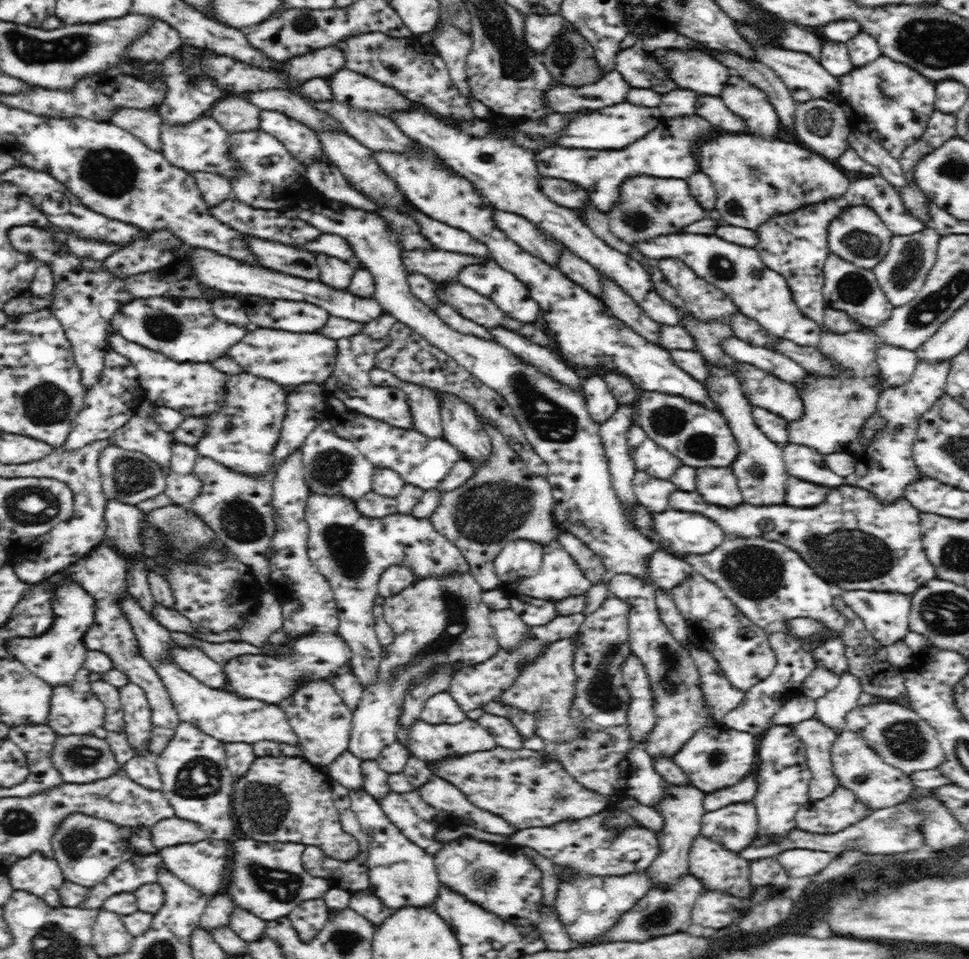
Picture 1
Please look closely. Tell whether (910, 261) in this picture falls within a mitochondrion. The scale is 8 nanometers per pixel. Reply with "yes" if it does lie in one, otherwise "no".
yes

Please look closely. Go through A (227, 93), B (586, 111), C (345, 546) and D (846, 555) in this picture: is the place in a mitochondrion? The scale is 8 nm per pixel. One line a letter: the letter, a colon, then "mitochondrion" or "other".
A: other
B: other
C: mitochondrion
D: mitochondrion

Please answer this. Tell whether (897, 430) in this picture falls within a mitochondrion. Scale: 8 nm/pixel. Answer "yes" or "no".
yes

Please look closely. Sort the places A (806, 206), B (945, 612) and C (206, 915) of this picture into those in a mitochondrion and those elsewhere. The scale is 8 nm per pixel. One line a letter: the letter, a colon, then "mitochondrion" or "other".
A: other
B: mitochondrion
C: other

